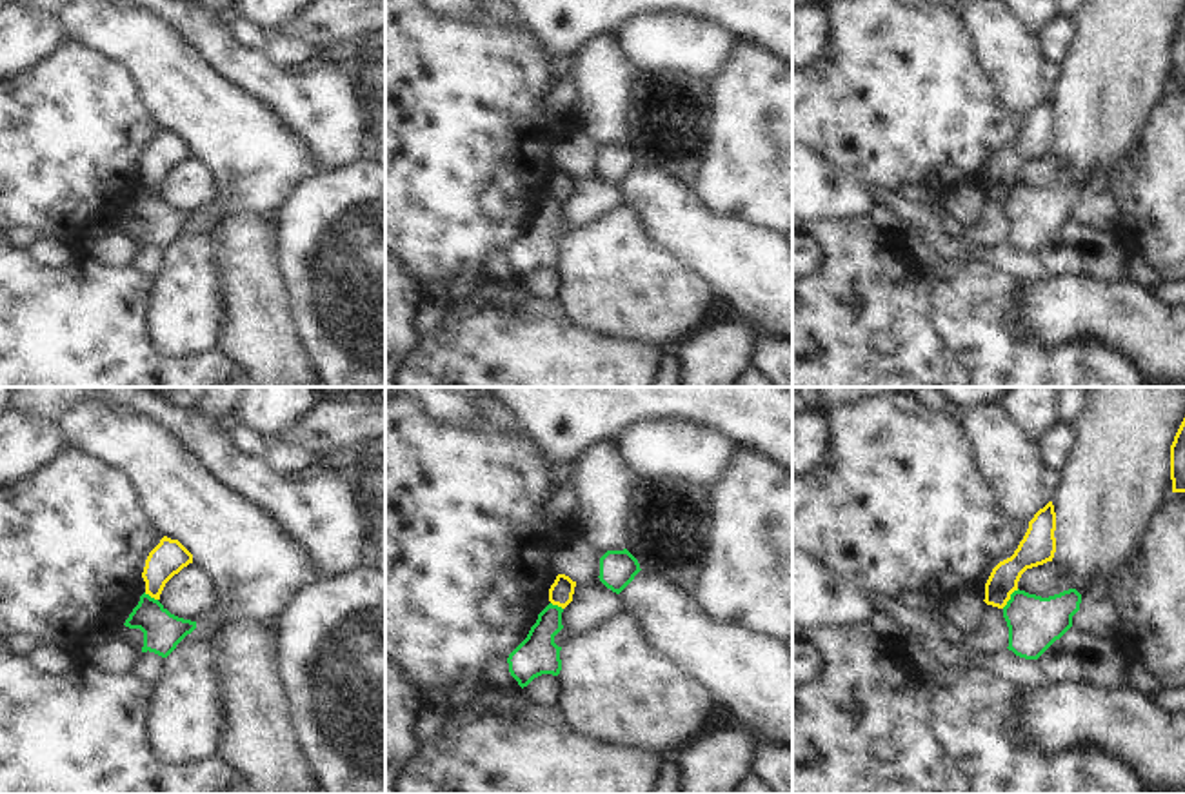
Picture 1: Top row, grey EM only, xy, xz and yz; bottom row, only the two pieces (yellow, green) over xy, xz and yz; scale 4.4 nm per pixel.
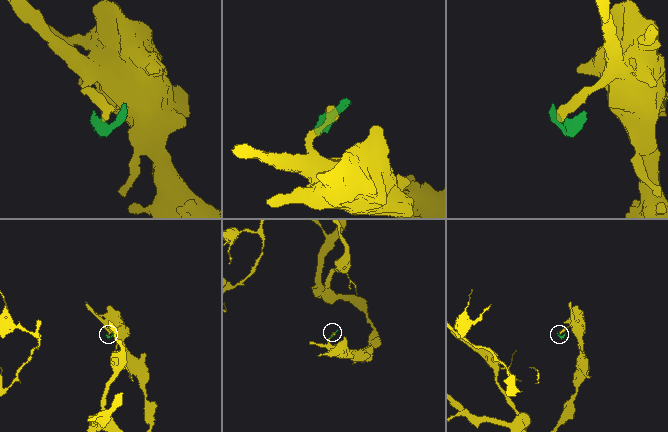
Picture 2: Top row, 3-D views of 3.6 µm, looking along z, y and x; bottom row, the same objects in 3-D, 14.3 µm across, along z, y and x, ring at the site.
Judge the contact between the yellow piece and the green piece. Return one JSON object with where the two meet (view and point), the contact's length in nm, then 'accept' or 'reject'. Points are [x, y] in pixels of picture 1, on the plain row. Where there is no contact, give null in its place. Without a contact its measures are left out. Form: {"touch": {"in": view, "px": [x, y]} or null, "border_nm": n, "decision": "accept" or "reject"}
{"touch": {"in": "yz", "px": [1009, 191]}, "border_nm": 120, "decision": "reject"}

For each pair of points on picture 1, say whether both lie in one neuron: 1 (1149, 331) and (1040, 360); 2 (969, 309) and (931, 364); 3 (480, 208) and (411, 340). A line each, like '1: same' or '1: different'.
1: different
2: different
3: different

